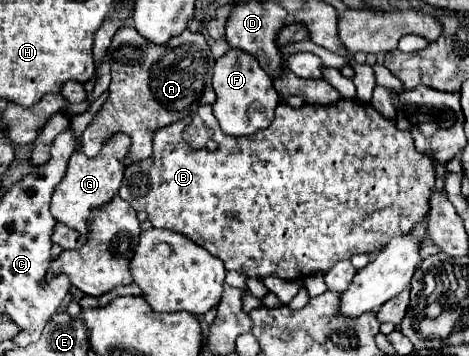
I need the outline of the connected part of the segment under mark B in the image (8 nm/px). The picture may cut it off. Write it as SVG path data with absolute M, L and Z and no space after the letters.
M342 99L336 101L334 105L302 105L298 109L286 105L286 103L278 103L276 107L276 117L272 121L272 125L264 131L258 131L254 135L248 137L230 137L224 135L212 115L212 107L204 105L200 107L200 111L204 111L204 123L206 127L210 127L214 131L214 141L218 143L216 151L208 151L208 149L192 149L184 139L182 139L182 131L184 131L184 121L172 123L170 127L158 129L154 133L154 153L150 159L132 163L126 167L124 173L124 181L120 185L118 195L128 201L136 211L146 211L148 213L148 221L154 227L160 229L172 229L178 233L184 233L186 237L190 237L194 243L202 245L204 249L208 249L212 255L220 257L224 261L226 271L240 271L246 277L256 277L256 279L264 279L270 275L276 275L280 279L292 281L292 279L306 279L308 275L314 273L326 273L328 269L332 269L332 265L336 265L336 261L344 261L350 259L356 253L372 253L376 249L382 249L392 237L400 237L400 235L408 235L410 229L418 223L424 221L424 217L428 215L428 199L430 193L434 189L436 183L436 171L434 171L434 161L426 155L426 153L418 153L412 141L412 135L408 131L400 131L396 129L392 119L382 117L372 105L362 105L356 103L352 99Z

